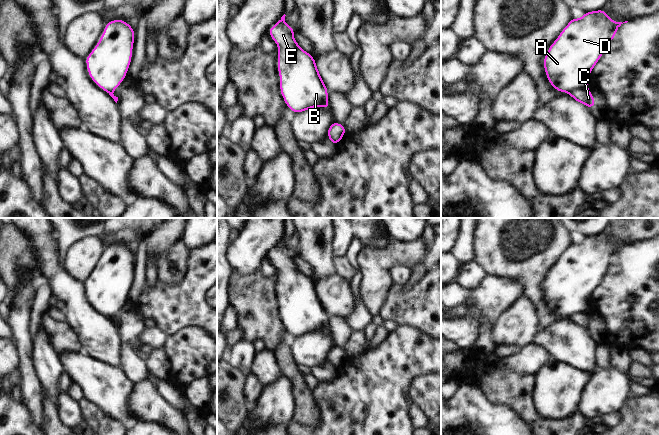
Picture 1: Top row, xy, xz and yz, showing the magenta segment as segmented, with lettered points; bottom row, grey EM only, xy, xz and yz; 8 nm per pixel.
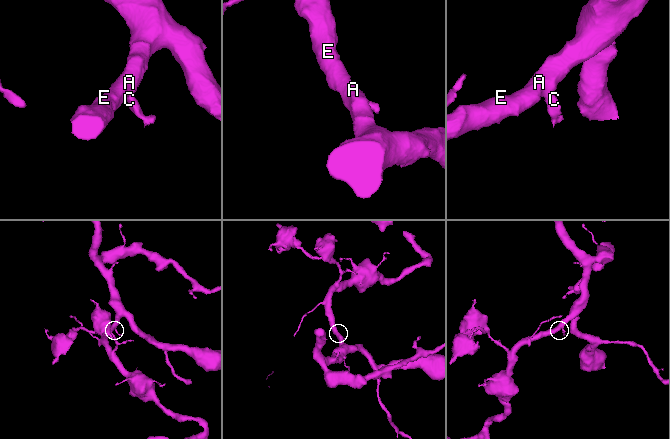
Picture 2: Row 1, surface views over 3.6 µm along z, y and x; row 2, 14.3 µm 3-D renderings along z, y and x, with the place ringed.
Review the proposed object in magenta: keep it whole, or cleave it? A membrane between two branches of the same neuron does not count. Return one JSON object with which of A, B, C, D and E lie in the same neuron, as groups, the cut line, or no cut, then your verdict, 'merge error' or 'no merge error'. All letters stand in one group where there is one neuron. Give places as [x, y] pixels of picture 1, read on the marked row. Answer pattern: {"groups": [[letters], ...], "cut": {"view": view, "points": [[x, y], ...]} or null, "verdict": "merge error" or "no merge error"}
{"groups": [["A", "B", "D", "E"], ["C"]], "cut": {"view": "yz", "points": [[587, 86], [576, 87], [569, 94]]}, "verdict": "merge error"}

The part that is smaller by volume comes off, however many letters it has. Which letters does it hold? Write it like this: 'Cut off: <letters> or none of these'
Cut off: C.

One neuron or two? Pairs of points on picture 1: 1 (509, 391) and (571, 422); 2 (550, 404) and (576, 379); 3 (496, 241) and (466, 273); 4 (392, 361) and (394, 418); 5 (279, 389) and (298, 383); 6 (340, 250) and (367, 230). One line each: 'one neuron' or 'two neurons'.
1: one neuron
2: one neuron
3: two neurons
4: one neuron
5: two neurons
6: one neuron

